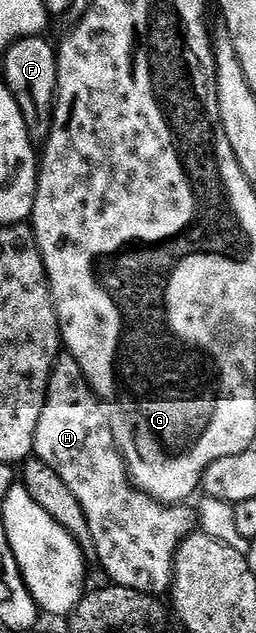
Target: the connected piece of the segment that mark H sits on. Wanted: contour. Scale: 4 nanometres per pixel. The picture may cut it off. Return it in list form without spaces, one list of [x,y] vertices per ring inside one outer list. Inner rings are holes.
[[[67,353],[56,358],[52,366],[52,376],[48,382],[48,396],[42,409],[42,417],[38,417],[36,430],[35,458],[42,460],[70,488],[70,493],[78,497],[78,505],[82,505],[82,513],[86,513],[86,521],[90,525],[90,534],[96,546],[95,558],[100,558],[104,571],[117,587],[134,589],[147,595],[164,597],[172,590],[176,550],[187,535],[193,534],[198,523],[198,515],[185,505],[169,505],[153,499],[151,495],[133,486],[124,463],[124,454],[116,443],[112,432],[110,416],[105,404],[96,396],[92,386],[84,378],[78,361]]]

